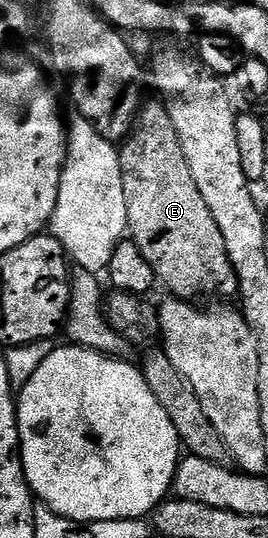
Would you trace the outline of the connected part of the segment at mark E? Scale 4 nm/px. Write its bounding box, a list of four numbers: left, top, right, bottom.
[119,102,238,301]

